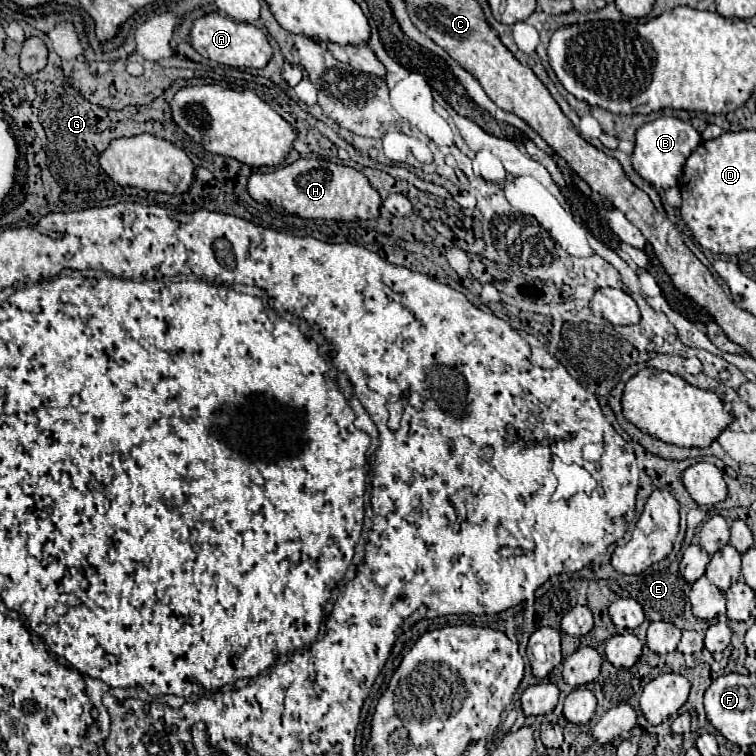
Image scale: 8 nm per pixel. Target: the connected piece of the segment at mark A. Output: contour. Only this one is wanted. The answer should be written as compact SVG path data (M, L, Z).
M209 13L193 23L191 45L199 55L237 69L263 69L273 57L273 47L259 27L251 23L237 23L219 13Z

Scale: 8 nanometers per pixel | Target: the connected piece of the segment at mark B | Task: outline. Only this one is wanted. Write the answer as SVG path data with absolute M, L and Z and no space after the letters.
M659 117L651 123L645 123L643 127L639 127L637 135L635 135L635 151L633 151L633 169L647 179L653 187L675 187L679 183L679 177L683 175L683 167L687 157L695 151L695 147L699 147L701 143L701 135L693 129L693 125L689 121L681 121L679 117Z

